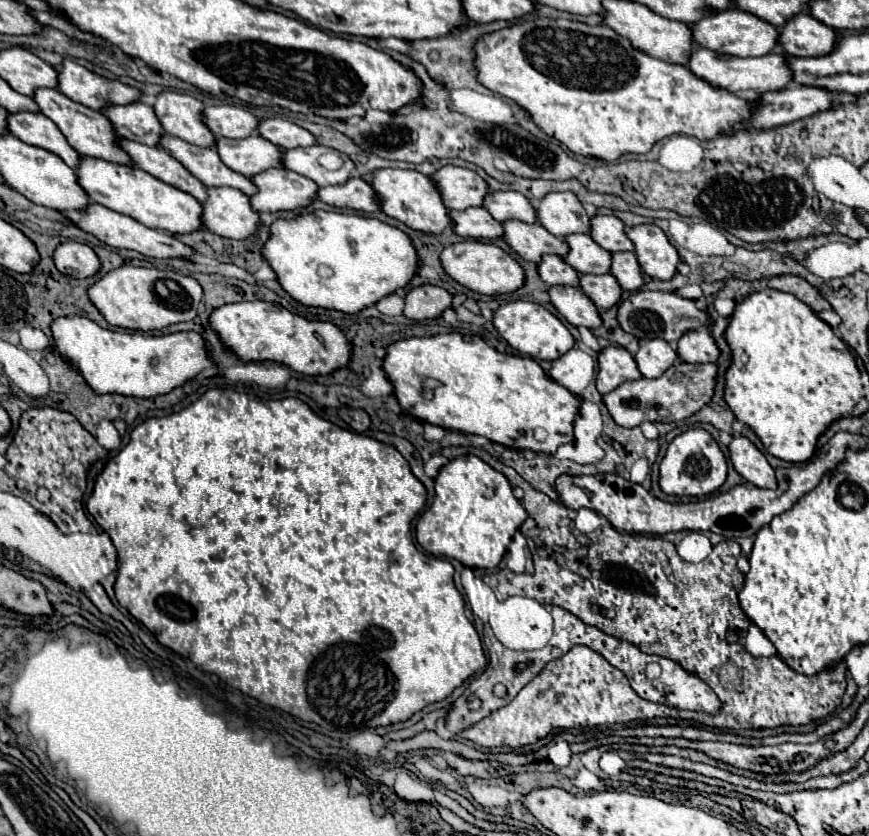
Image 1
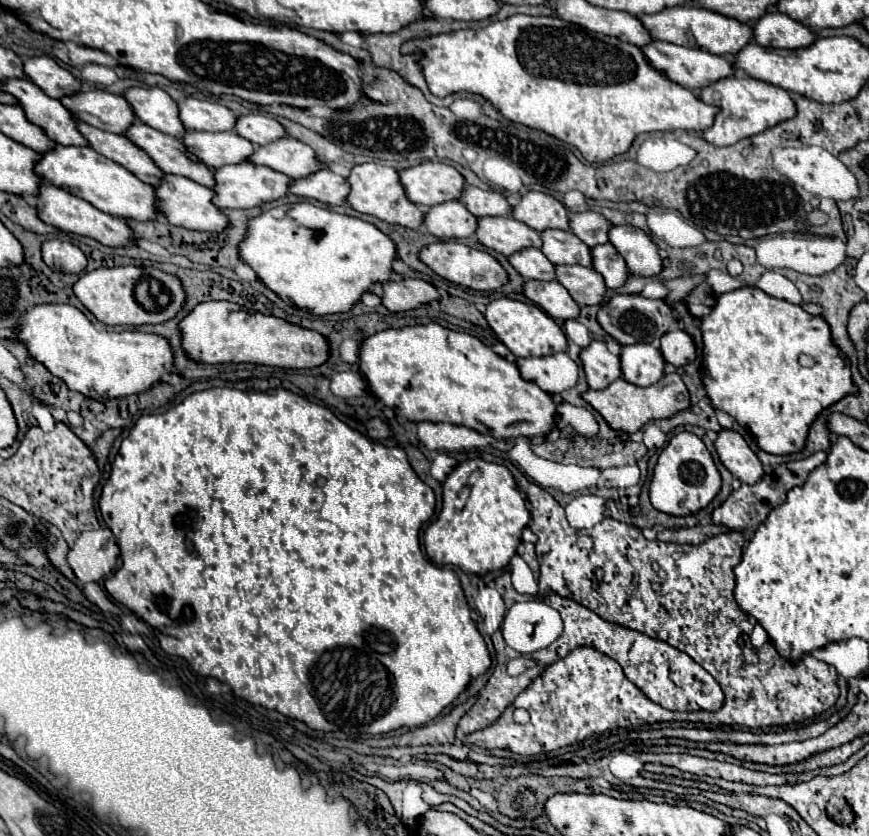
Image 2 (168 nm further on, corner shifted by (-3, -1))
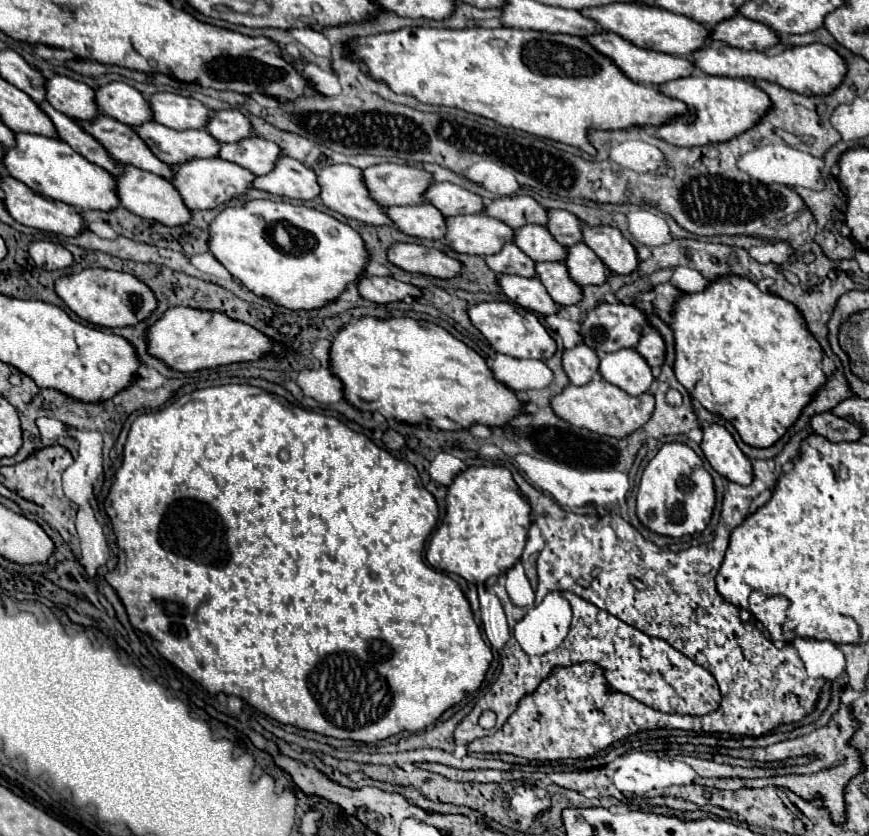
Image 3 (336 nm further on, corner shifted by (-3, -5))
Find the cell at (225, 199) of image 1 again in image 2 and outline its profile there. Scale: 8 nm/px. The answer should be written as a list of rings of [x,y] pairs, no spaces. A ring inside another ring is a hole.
[[[165,174],[159,186],[155,186],[155,208],[169,224],[187,228],[187,230],[207,230],[207,232],[221,232],[227,226],[227,218],[221,214],[217,206],[213,206],[213,190],[205,188],[201,184],[195,184],[193,180],[187,180],[183,176]]]

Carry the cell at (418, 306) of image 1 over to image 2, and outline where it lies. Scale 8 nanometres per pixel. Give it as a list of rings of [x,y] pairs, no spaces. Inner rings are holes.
[[[391,278],[381,284],[383,306],[391,312],[413,310],[437,298],[437,290],[429,282],[419,278]]]

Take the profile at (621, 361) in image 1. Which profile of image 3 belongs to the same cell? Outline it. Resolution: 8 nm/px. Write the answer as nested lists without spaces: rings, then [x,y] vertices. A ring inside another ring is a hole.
[[[579,344],[563,352],[563,368],[573,386],[585,386],[599,374],[599,356],[593,348]]]

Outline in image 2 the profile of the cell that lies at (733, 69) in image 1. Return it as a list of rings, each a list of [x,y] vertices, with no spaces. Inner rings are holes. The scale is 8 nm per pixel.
[[[653,40],[649,44],[645,44],[641,48],[641,52],[645,54],[647,62],[659,70],[661,74],[665,74],[671,82],[681,84],[683,88],[689,90],[699,90],[703,86],[709,86],[713,82],[717,82],[719,78],[727,78],[733,74],[733,64],[731,60],[727,60],[725,56],[715,56],[709,52],[701,52],[699,48],[687,48],[687,46],[677,46],[677,44],[667,44],[661,40]]]

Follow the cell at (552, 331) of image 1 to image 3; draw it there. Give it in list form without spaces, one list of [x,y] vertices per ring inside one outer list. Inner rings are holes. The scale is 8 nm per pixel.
[[[483,302],[469,308],[469,318],[473,326],[489,340],[493,350],[513,356],[513,358],[539,358],[547,360],[557,352],[557,344],[547,332],[547,328],[539,322],[539,318],[521,306],[511,302]]]

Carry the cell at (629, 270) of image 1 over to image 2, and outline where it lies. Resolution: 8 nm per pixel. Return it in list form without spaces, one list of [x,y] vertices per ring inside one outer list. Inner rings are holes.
[[[597,244],[591,248],[591,268],[603,276],[605,286],[611,290],[623,286],[629,276],[625,260],[611,244]]]

